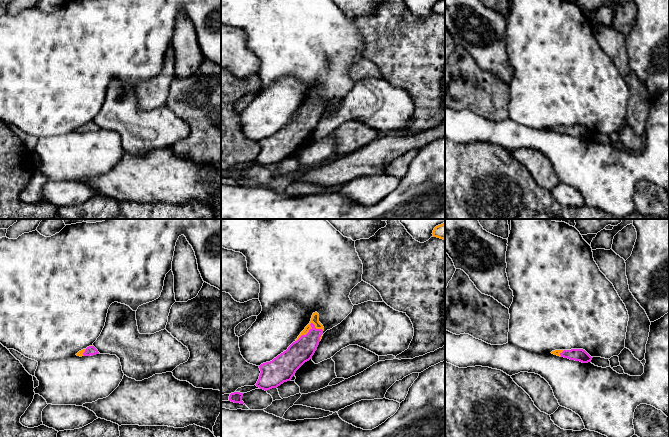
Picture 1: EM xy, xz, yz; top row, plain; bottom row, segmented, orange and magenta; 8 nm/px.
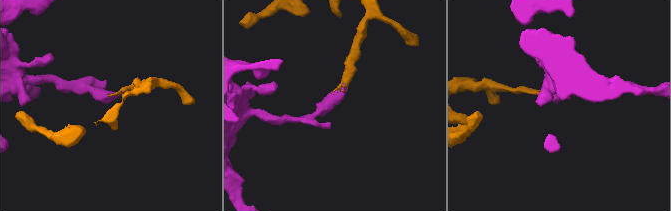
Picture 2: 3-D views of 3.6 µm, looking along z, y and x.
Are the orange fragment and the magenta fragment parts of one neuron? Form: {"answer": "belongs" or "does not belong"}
{"answer": "belongs"}

